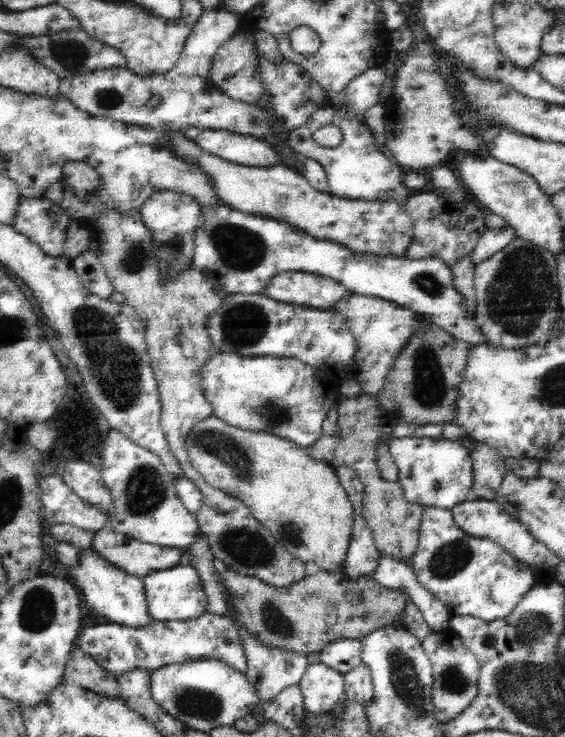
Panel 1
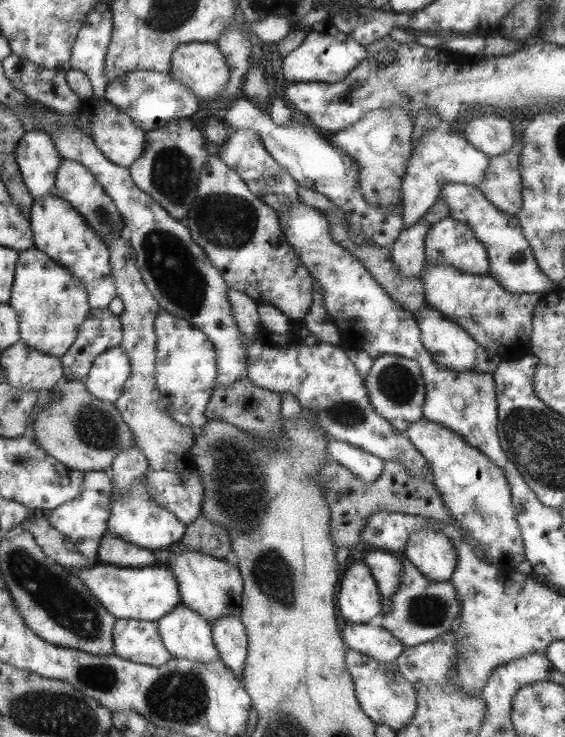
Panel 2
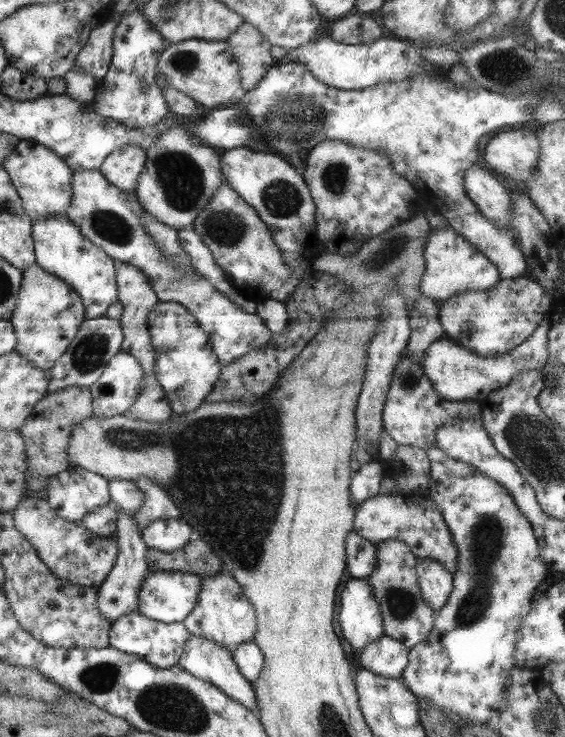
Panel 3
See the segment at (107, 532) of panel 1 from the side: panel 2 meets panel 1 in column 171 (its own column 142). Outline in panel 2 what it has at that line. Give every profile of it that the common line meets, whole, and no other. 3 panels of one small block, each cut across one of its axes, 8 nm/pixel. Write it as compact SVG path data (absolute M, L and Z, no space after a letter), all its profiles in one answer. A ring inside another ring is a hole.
M109 530L97 542L97 560L101 565L120 567L154 567L152 551L123 542Z

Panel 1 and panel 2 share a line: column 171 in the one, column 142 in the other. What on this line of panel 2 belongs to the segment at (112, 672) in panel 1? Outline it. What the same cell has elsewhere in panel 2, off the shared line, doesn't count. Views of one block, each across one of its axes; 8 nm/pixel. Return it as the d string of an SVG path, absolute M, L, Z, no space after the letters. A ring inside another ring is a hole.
M117 619L112 629L112 645L113 655L137 664L158 667L171 657L154 622Z

